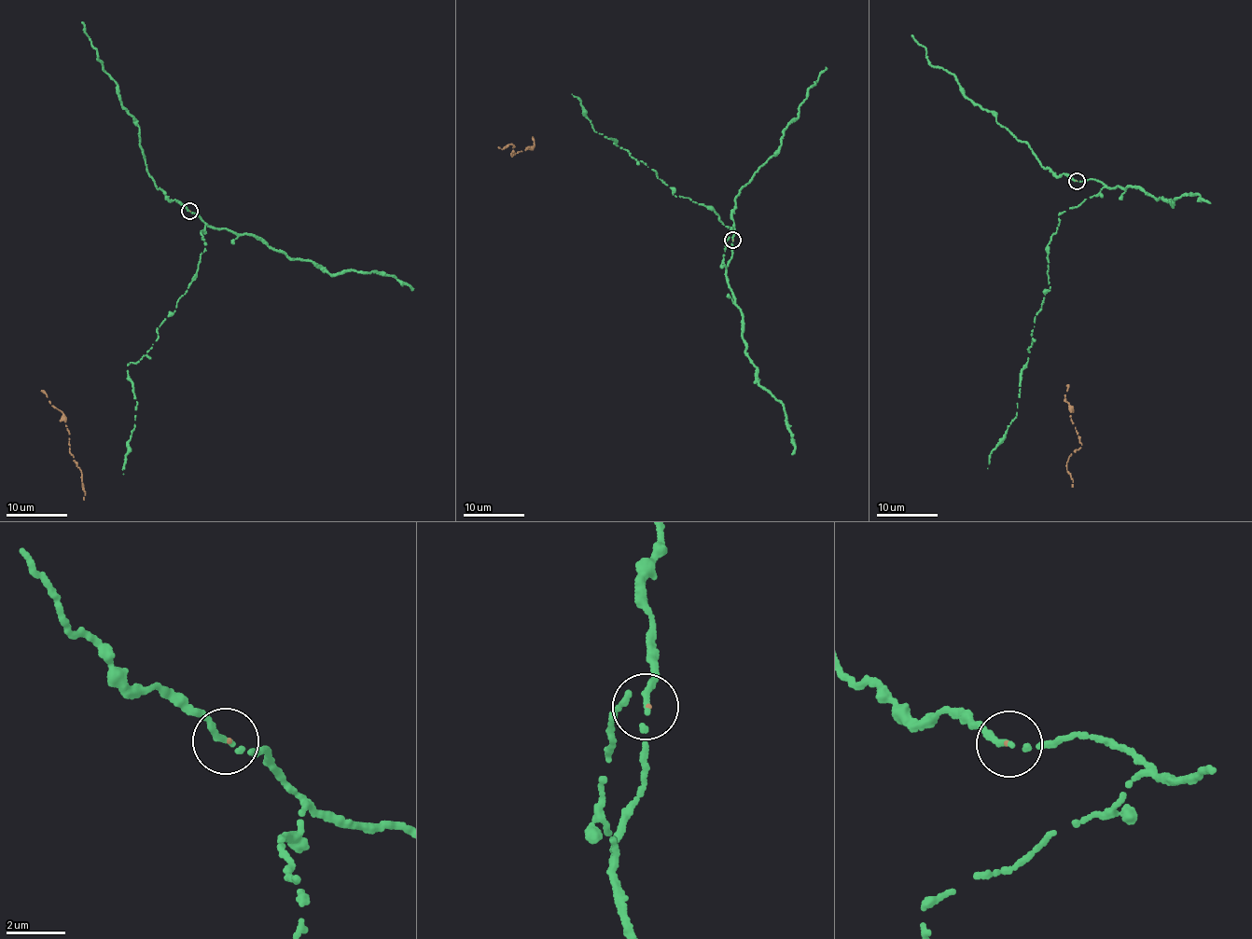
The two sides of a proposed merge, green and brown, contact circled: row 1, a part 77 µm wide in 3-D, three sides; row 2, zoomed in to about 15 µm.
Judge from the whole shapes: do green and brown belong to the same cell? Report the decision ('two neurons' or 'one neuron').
two neurons

